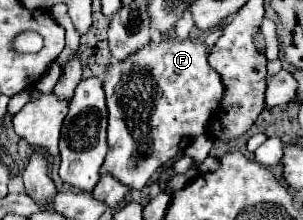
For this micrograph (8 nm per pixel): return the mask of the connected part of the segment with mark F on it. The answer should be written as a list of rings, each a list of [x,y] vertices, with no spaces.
[[[202,38],[150,42],[128,60],[108,66],[104,90],[108,100],[108,154],[100,176],[112,174],[132,190],[142,190],[162,164],[180,154],[196,134],[204,134],[224,94],[220,74],[208,64]]]

